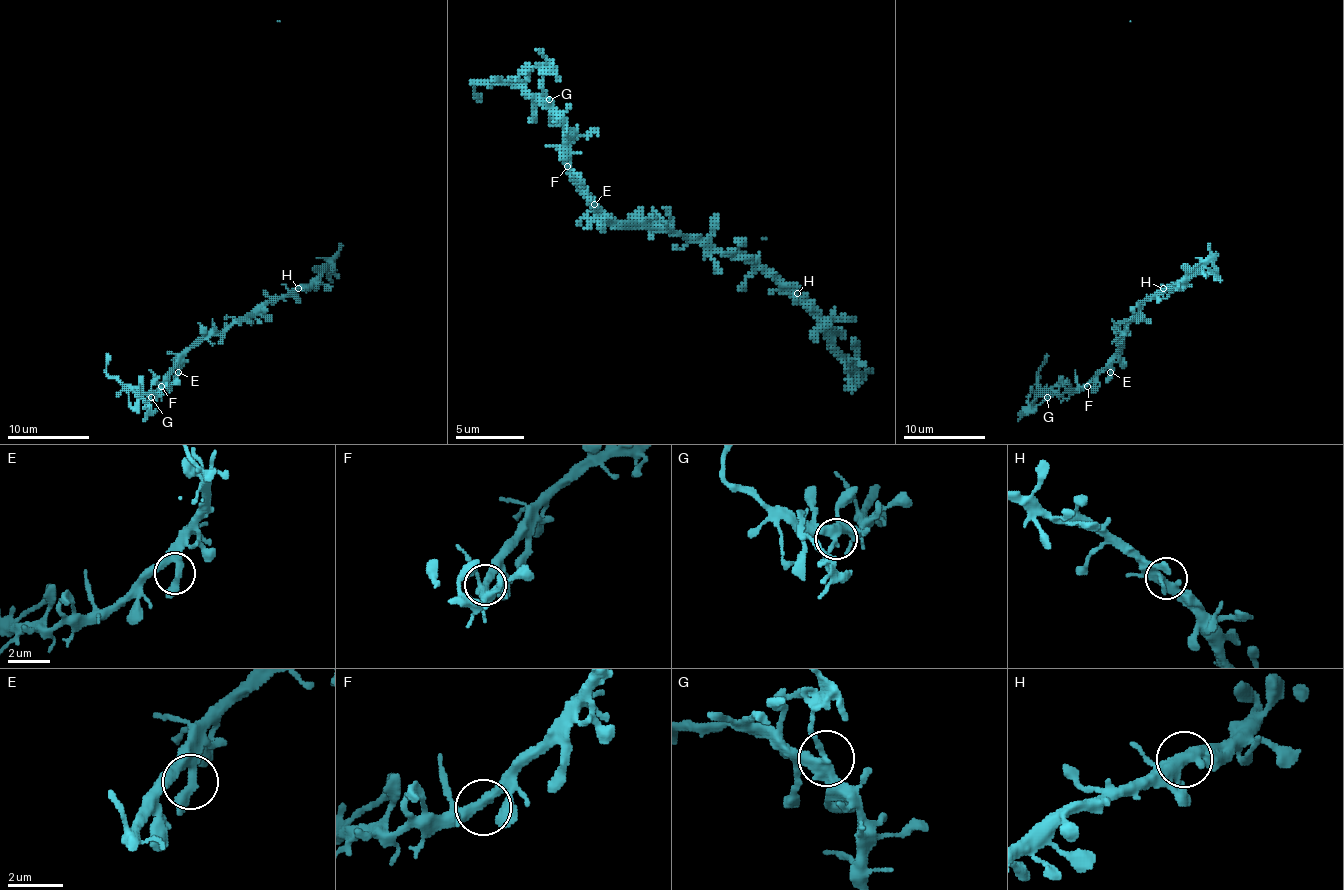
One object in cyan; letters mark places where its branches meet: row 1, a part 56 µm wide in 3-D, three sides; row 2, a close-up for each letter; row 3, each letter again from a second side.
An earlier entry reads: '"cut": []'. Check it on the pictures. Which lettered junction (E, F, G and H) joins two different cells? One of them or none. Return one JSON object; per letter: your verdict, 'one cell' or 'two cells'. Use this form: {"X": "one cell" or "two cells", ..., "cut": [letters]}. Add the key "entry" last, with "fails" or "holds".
{"E": "one cell", "F": "one cell", "G": "two cells", "H": "one cell", "cut": ["G"], "entry": "fails"}

